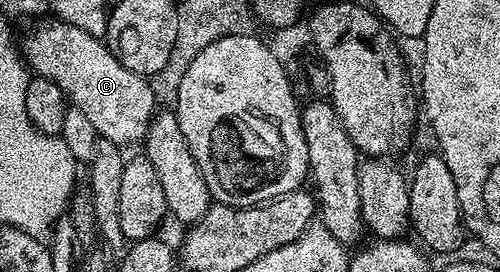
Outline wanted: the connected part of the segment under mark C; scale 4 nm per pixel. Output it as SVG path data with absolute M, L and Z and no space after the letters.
M48 20L33 24L36 26L25 35L24 45L22 41L22 57L29 70L62 87L71 108L82 111L94 123L99 136L121 147L143 142L152 116L158 112L151 80L122 67L101 38L78 31L78 27L65 21Z

